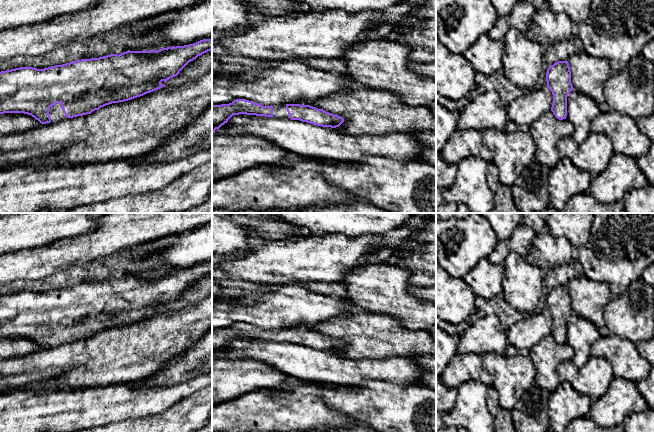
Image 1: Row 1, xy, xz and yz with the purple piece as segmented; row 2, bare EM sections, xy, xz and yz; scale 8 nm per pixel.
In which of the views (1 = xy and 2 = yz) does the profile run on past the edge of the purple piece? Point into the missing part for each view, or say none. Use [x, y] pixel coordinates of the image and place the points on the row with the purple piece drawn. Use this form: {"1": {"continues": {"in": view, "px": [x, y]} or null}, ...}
{"1": {"continues": {"in": "xy", "px": [56, 113]}}, "2": {"continues": null}}

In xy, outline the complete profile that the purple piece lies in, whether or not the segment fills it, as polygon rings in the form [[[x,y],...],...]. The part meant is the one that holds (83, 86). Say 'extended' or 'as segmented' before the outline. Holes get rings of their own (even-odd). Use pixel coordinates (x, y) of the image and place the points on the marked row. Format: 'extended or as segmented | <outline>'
extended | [[[212,38],[160,50],[126,51],[119,55],[55,65],[44,69],[20,67],[0,72],[0,114],[24,113],[41,124],[91,114],[112,103],[128,101],[158,90],[198,56],[212,50]]]

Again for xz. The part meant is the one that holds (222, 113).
extended | [[[236,99],[229,104],[212,105],[212,133],[228,122],[233,115],[246,114],[275,118],[290,118],[322,127],[339,127],[344,119],[338,115],[307,104],[263,106],[246,99]]]

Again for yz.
as segmented | [[[558,61],[547,69],[547,87],[553,95],[551,111],[559,120],[567,116],[567,96],[573,90],[568,61]]]

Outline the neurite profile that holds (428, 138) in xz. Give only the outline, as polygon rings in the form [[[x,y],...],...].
[[[414,131],[410,135],[425,145],[419,161],[436,166],[436,132]]]

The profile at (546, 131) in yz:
[[[551,110],[545,112],[529,126],[536,148],[535,159],[540,164],[553,168],[561,158],[558,141],[572,136],[573,132],[574,128],[568,119],[557,119]]]

